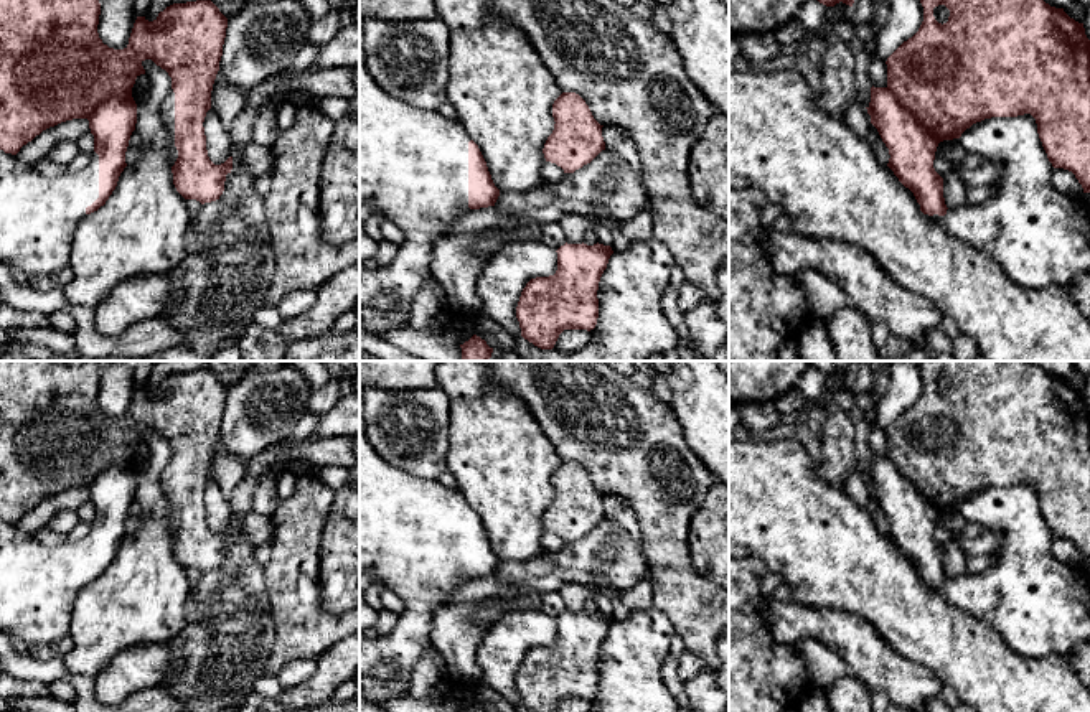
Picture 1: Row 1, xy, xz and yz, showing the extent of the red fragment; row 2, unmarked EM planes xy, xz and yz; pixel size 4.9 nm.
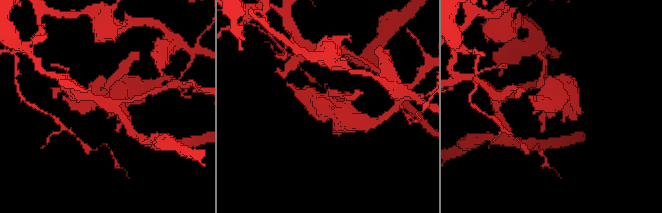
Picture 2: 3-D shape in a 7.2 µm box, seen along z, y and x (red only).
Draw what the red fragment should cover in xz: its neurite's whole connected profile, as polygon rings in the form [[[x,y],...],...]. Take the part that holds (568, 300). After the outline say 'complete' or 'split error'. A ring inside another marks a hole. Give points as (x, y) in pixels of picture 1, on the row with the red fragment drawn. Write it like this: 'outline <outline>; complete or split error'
outline [[[566,242],[556,252],[556,274],[531,279],[516,307],[521,336],[541,349],[552,349],[564,330],[595,328],[599,282],[613,254],[599,242]]]; complete

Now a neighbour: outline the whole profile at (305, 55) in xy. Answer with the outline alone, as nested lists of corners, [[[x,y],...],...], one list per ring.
[[[305,41],[297,49],[292,64],[285,71],[282,71],[280,74],[289,73],[289,71],[290,73],[307,71],[312,66],[318,49],[320,49],[320,46]]]

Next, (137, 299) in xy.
[[[167,274],[130,277],[115,285],[94,308],[94,328],[104,336],[119,336],[132,325],[160,316],[170,295]]]

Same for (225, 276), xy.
[[[234,150],[223,194],[201,204],[186,234],[186,255],[167,274],[168,300],[176,293],[181,298],[165,321],[183,336],[185,346],[200,356],[211,358],[234,340],[239,341],[252,325],[254,313],[264,307],[275,257],[269,246],[264,196],[254,188],[256,178],[241,165],[239,150]]]

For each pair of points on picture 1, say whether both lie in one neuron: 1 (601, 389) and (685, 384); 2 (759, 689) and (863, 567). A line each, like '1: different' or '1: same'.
1: different
2: different

